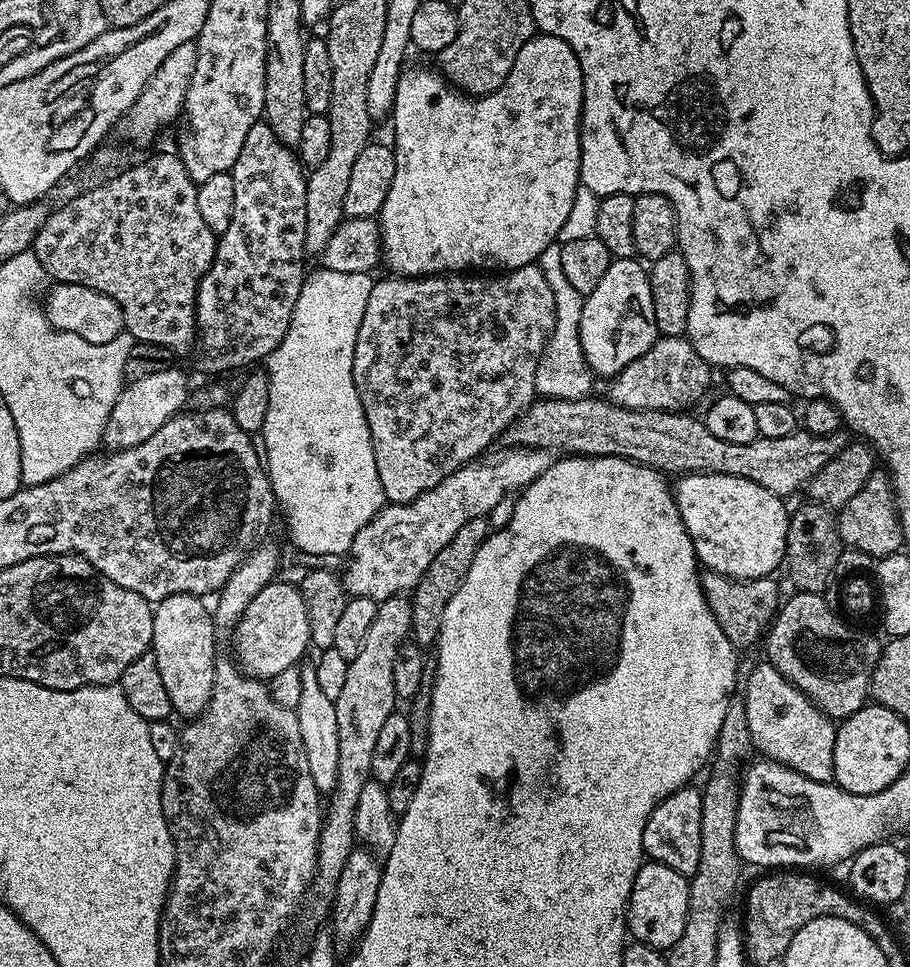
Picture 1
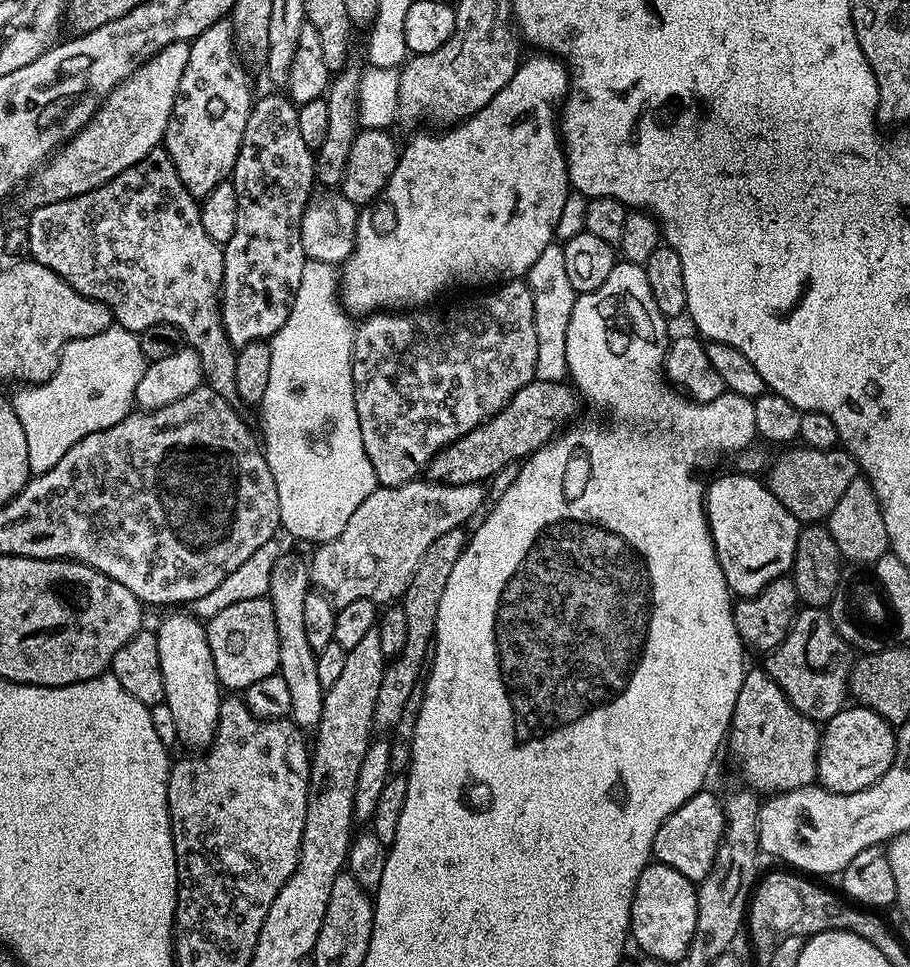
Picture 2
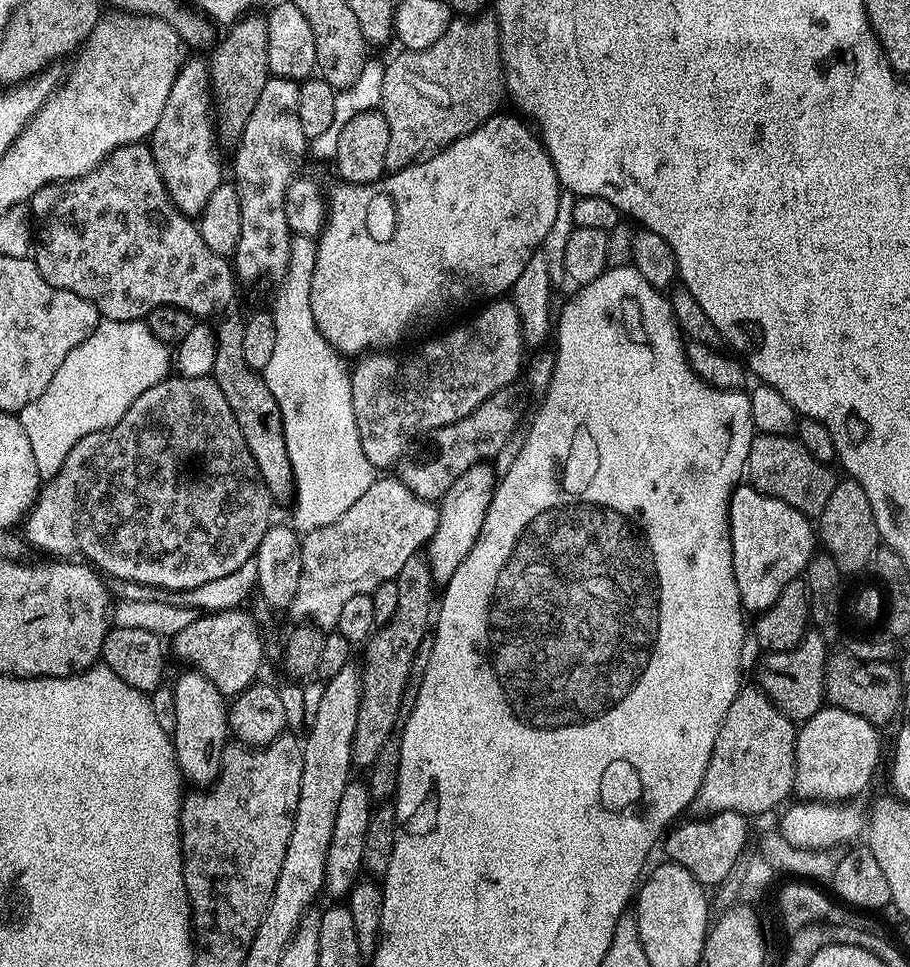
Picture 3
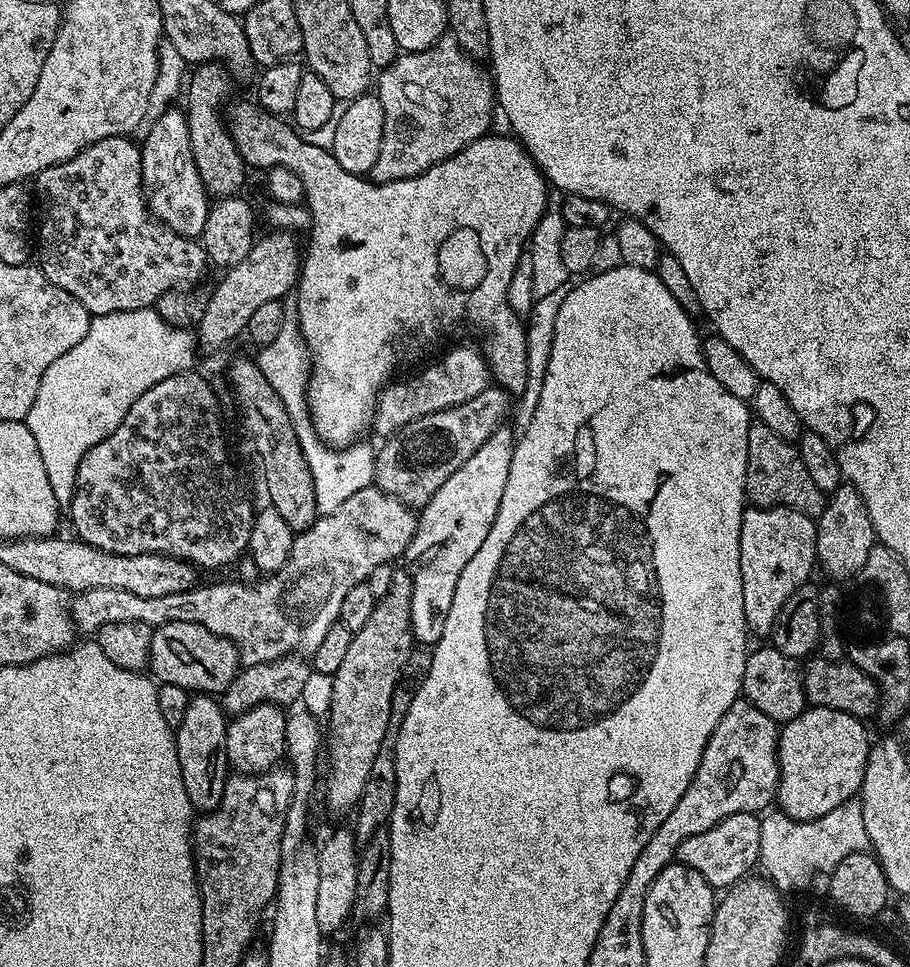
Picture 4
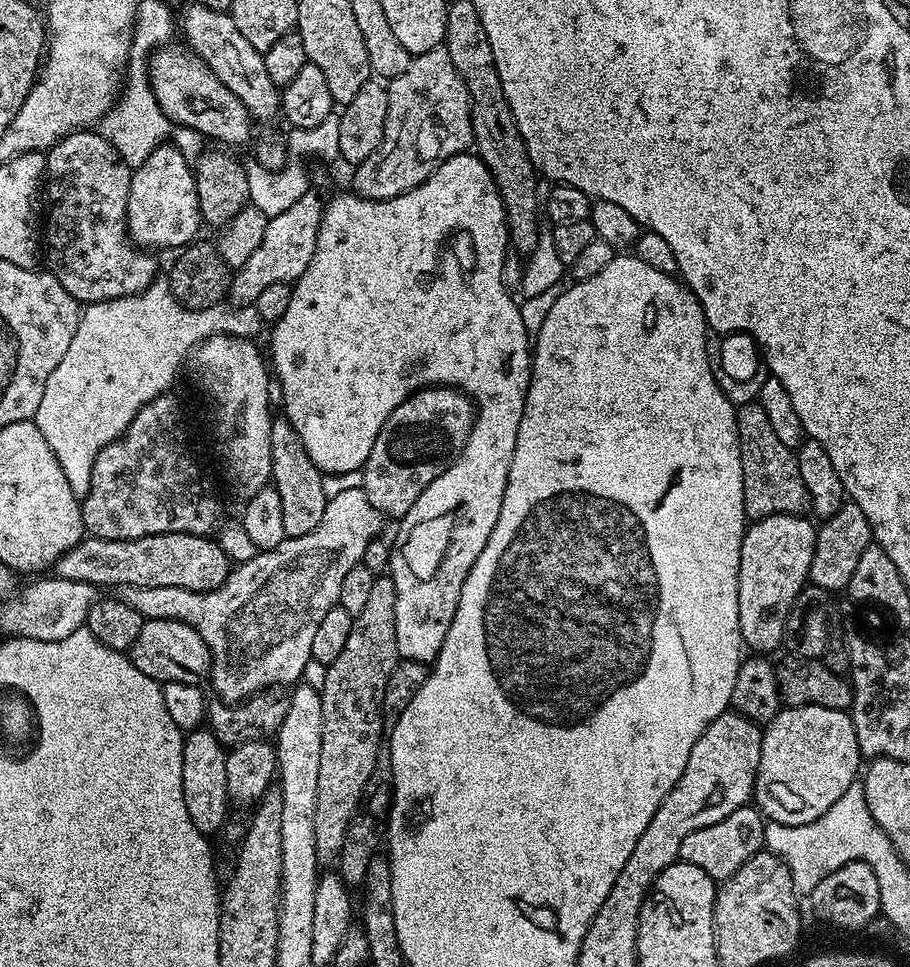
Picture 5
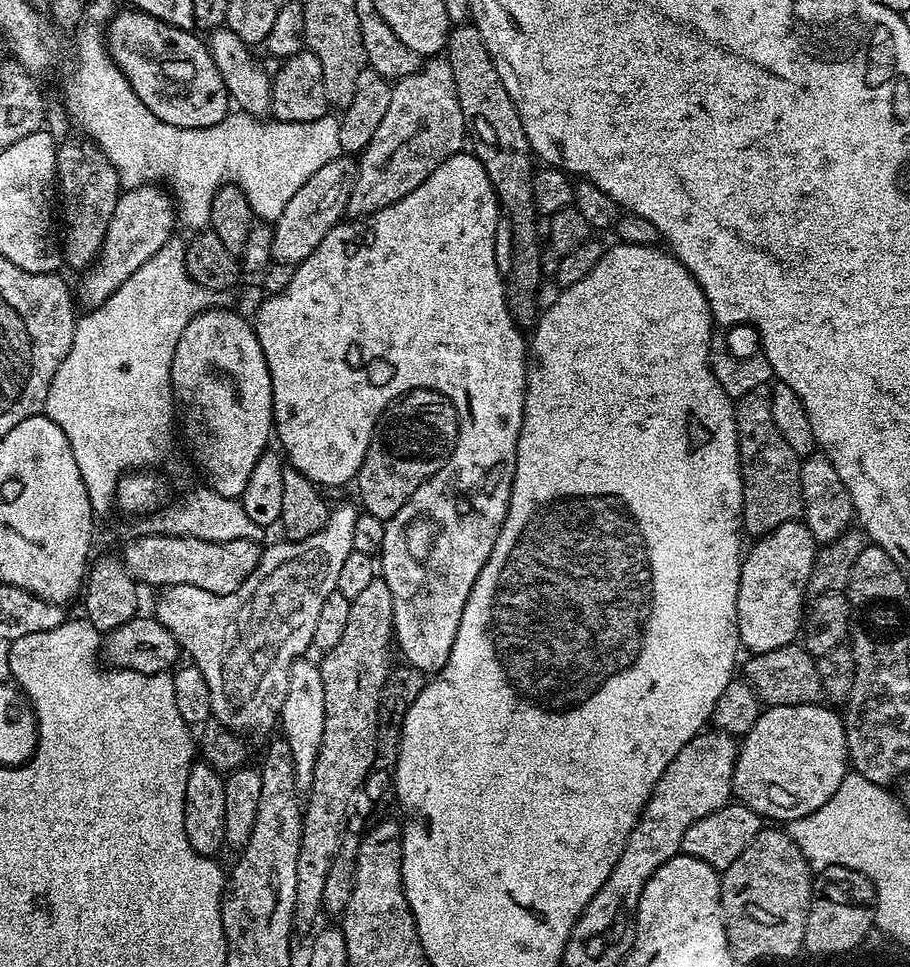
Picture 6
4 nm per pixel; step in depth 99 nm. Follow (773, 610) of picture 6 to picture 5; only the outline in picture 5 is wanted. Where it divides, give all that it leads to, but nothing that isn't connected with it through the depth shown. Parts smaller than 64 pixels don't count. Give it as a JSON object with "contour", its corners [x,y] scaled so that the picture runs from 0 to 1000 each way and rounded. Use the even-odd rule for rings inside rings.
{"contour":[[[843,534],[823,541],[818,548],[813,584],[811,585],[811,647],[813,660],[831,676],[848,676],[862,665],[864,635],[873,627],[873,618],[889,603],[890,581],[895,577],[898,543],[884,534]]]}

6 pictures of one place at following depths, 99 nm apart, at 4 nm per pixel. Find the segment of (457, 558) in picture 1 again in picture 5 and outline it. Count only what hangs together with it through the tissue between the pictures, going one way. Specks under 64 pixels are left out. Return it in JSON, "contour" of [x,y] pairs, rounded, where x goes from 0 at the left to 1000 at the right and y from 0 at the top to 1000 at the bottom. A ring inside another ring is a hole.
{"contour":[[[414,595],[402,628],[388,640],[385,660],[380,660],[376,676],[355,692],[356,707],[353,706],[351,713],[356,754],[354,792],[349,792],[349,834],[345,838],[345,871],[348,890],[356,896],[364,895],[376,879],[380,858],[392,843],[391,835],[400,823],[404,806],[413,798],[413,785],[420,777],[420,766],[424,761],[424,705],[429,705],[429,693],[433,693],[437,681],[434,622],[430,595]]]}

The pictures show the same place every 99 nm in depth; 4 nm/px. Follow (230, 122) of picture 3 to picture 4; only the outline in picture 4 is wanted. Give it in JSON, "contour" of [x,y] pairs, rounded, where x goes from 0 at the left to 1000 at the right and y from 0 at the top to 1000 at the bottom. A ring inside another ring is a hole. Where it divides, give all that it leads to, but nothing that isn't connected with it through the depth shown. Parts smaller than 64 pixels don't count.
{"contour":[[[244,65],[221,66],[205,84],[207,91],[207,133],[209,134],[209,153],[213,155],[213,170],[218,172],[218,180],[224,189],[230,204],[245,205],[258,203],[268,190],[270,171],[262,159],[262,151],[252,137],[247,117],[242,111],[252,107],[251,98],[255,95],[255,83],[252,71]]]}

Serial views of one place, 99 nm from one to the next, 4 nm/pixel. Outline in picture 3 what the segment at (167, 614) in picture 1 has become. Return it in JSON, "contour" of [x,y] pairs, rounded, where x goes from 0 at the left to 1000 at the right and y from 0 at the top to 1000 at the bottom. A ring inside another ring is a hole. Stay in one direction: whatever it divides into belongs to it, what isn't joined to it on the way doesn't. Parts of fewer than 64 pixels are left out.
{"contour":[[[202,693],[189,711],[191,730],[196,737],[196,747],[187,758],[189,770],[193,777],[193,787],[198,793],[198,801],[208,812],[220,817],[227,817],[242,804],[246,791],[246,777],[253,768],[251,752],[252,729],[248,722],[221,695]]]}

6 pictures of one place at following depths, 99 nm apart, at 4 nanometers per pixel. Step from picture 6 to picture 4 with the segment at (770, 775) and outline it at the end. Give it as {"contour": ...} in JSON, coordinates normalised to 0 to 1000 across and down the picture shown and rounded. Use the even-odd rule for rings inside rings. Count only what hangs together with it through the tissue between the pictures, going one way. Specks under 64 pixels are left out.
{"contour":[[[885,731],[877,743],[866,746],[856,754],[857,766],[853,772],[857,789],[857,808],[853,814],[852,830],[856,839],[870,848],[898,848],[903,842],[912,842],[925,829],[937,826],[947,813],[952,800],[952,788],[956,764],[949,754],[951,746],[929,736],[918,736],[911,732]]]}

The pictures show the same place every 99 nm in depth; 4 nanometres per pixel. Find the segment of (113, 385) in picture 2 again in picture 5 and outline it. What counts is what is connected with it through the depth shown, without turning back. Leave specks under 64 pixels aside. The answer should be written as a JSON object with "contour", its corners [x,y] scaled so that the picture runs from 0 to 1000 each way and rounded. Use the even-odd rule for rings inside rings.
{"contour":[[[180,287],[173,289],[146,306],[96,315],[89,322],[86,341],[81,341],[81,350],[68,374],[64,374],[64,378],[59,378],[59,387],[51,391],[51,403],[46,403],[46,416],[42,416],[37,431],[46,445],[46,453],[55,457],[55,465],[59,465],[73,490],[73,498],[77,498],[77,507],[89,515],[96,511],[110,464],[135,451],[158,420],[188,402],[185,400],[192,395],[193,384],[201,376],[203,380],[211,361],[221,352],[243,345],[281,350],[286,339],[288,332],[279,316],[255,317],[243,312],[230,319],[209,319],[195,310]]]}

